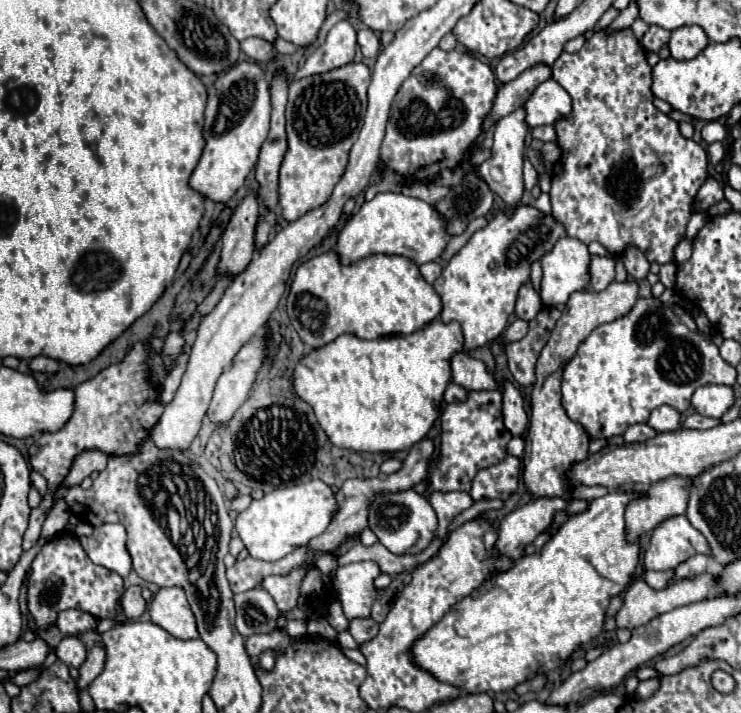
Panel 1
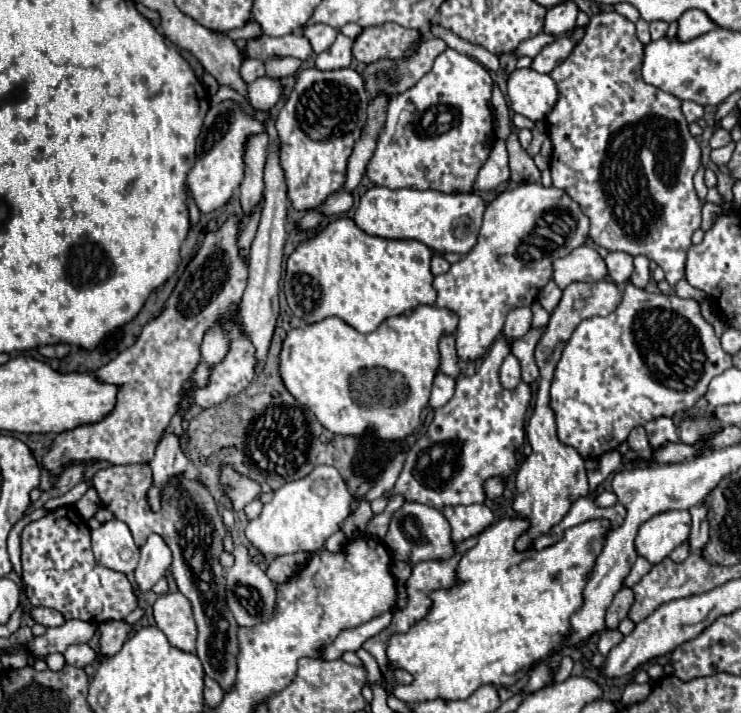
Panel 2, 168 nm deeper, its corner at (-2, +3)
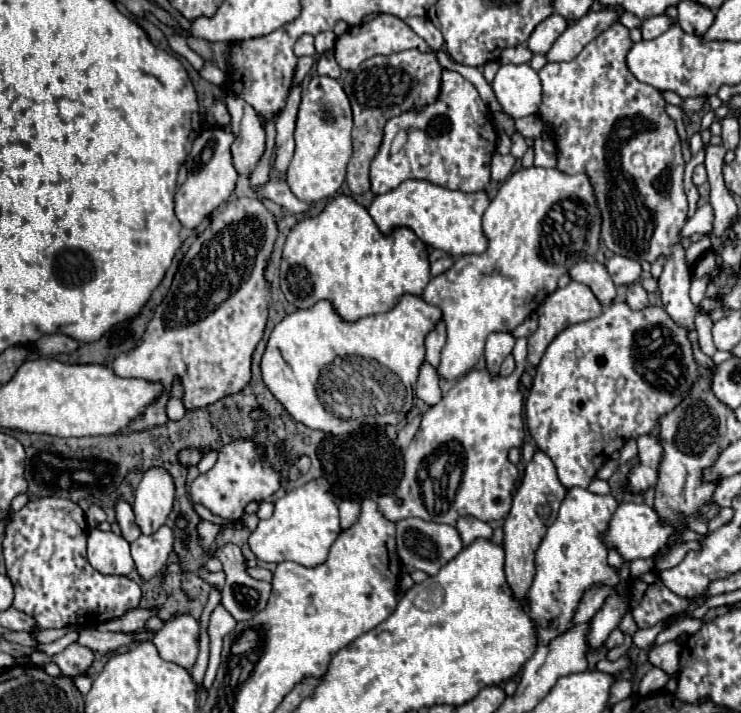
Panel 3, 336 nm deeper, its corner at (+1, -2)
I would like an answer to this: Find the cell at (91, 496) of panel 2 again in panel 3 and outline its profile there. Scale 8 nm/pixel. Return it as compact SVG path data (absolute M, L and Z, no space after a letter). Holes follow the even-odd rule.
M91 505L91 507L85 511L85 515L87 515L87 525L89 525L91 529L97 527L99 523L103 523L103 521L107 519L105 511L103 511L99 505Z

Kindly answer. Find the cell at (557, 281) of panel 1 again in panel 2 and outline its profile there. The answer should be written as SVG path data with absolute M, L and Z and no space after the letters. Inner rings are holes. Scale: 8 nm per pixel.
M588 244L574 248L568 256L554 260L552 280L560 290L572 282L598 282L606 278L606 264L602 256Z

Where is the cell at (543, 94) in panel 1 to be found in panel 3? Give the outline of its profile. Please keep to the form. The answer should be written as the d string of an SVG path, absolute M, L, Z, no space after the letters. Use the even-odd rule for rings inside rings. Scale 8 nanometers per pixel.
M529 63L501 65L491 87L503 111L513 119L539 111L541 83L537 71L533 71Z

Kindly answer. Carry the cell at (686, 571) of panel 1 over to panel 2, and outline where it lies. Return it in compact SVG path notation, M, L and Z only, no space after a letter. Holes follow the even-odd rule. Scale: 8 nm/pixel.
M698 504L690 508L692 514L692 534L690 534L690 550L702 550L708 544L708 520L706 520L706 504Z

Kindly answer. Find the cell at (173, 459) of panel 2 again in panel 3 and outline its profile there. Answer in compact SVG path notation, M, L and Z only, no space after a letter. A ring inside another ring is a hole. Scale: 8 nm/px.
M147 471L135 491L135 521L143 535L155 533L167 523L175 497L175 485L167 471Z

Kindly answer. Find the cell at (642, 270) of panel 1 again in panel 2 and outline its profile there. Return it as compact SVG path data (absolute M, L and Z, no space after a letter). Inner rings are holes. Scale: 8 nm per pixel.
M636 256L634 258L634 272L630 278L638 288L644 288L650 280L650 260L646 256Z

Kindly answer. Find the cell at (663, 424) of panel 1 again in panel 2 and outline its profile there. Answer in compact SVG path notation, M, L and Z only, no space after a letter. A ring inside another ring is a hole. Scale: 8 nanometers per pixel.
M660 416L652 422L648 422L644 428L648 432L652 450L654 450L654 446L662 446L662 442L676 442L678 440L678 428L676 428L674 420L668 416Z

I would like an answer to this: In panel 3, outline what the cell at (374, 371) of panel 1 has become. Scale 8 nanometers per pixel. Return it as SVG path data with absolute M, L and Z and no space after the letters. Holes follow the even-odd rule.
M409 293L401 295L391 311L369 315L353 323L341 319L331 301L317 301L313 307L297 309L275 325L261 357L263 381L289 415L311 429L347 435L365 423L397 425L413 407L415 375L419 373L419 363L425 359L423 335L427 335L427 327L431 327L435 319L441 319L439 307Z

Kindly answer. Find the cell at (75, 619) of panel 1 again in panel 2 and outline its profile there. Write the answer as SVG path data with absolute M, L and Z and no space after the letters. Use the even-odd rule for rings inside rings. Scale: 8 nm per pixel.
M34 608L32 618L42 626L62 626L66 622L66 618L52 608Z

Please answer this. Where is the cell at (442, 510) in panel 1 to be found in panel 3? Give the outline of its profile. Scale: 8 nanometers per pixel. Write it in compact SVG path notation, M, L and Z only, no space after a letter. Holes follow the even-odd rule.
M463 517L457 521L455 527L461 533L465 547L471 545L475 539L491 539L491 535L493 535L493 529L489 527L489 523L479 521L475 517Z

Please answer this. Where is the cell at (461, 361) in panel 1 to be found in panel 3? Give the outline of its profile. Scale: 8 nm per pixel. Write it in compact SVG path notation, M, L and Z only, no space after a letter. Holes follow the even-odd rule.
M437 321L435 327L427 333L425 337L425 349L427 349L427 361L437 367L439 365L439 355L441 355L441 349L447 341L447 333L445 333L445 323L443 321Z

